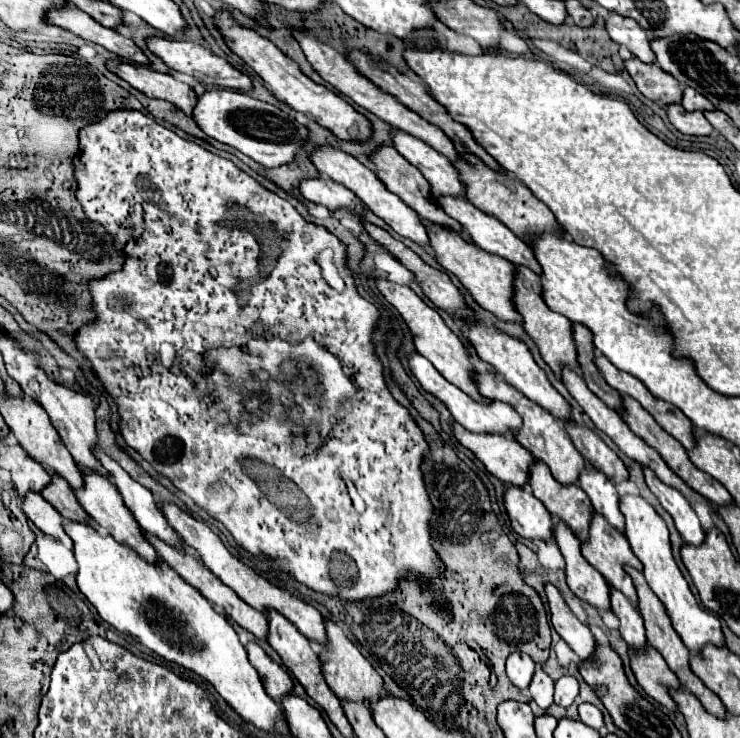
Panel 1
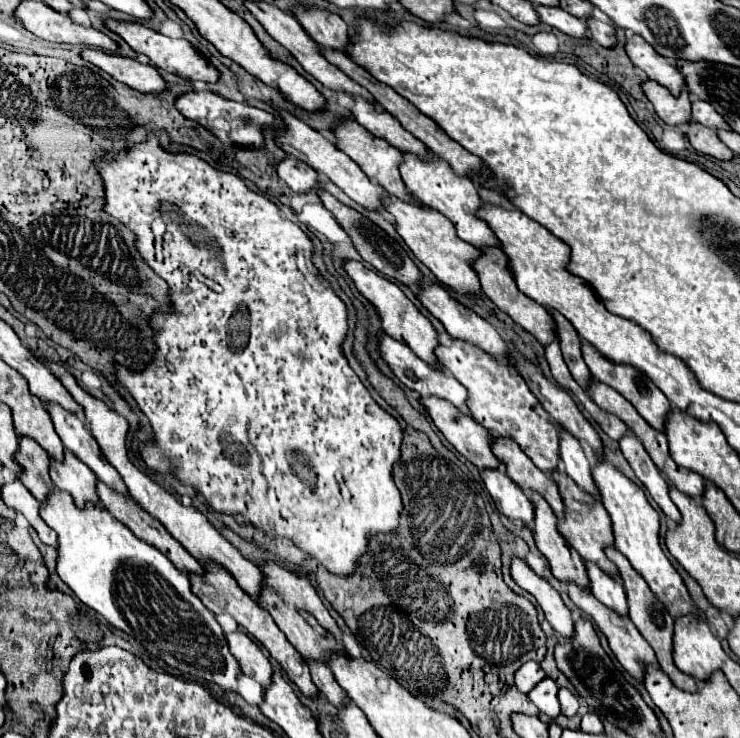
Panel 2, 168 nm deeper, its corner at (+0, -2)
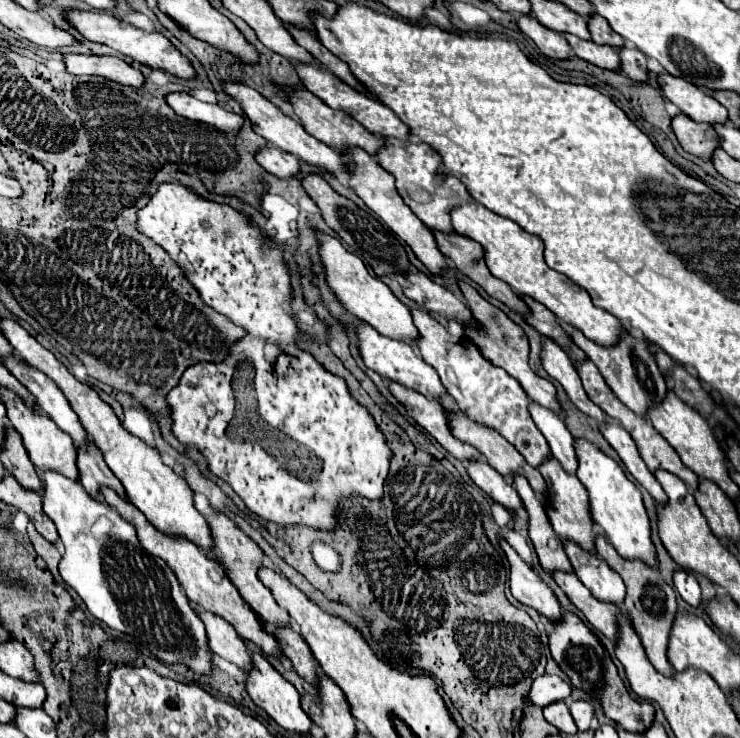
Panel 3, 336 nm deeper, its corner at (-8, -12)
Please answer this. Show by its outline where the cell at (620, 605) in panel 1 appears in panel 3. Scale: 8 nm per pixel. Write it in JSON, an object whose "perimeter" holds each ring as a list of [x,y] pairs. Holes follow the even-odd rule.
{"perimeter":[[[562,540],[564,550],[570,558],[570,564],[574,568],[574,574],[580,578],[582,584],[602,602],[622,604],[626,596],[626,586],[622,578],[596,554],[584,550],[576,542]]]}

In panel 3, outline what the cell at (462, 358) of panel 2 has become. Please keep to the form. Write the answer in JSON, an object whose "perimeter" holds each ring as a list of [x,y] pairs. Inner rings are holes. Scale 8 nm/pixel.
{"perimeter":[[[412,308],[414,326],[418,328],[418,336],[414,344],[420,350],[420,356],[426,364],[430,364],[444,384],[446,392],[460,404],[460,410],[470,416],[474,422],[488,424],[490,428],[498,430],[524,458],[530,466],[540,466],[546,458],[550,458],[550,448],[536,428],[530,412],[528,412],[528,396],[522,386],[508,376],[502,368],[490,364],[480,350],[464,336],[461,326],[451,320],[449,328],[438,324],[426,310]]]}

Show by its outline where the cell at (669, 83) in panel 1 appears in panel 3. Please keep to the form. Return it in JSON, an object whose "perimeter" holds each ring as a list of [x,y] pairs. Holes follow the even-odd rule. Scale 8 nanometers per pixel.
{"perimeter":[[[676,116],[672,120],[672,128],[674,134],[678,136],[680,146],[704,160],[710,160],[714,150],[720,148],[720,138],[716,134],[716,130],[708,124],[698,124],[694,120],[688,120],[688,116]]]}

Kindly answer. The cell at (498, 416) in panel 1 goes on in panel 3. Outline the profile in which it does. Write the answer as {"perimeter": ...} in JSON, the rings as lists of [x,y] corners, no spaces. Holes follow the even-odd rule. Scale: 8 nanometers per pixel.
{"perimeter":[[[360,322],[356,326],[358,336],[358,352],[366,364],[366,368],[378,372],[384,380],[394,380],[400,382],[406,388],[412,388],[420,394],[424,394],[426,398],[440,398],[446,394],[446,388],[442,386],[440,378],[436,376],[436,370],[432,370],[420,356],[418,350],[410,344],[410,342],[402,342],[402,340],[394,340],[388,336],[382,336],[378,330],[374,330],[370,324]]]}

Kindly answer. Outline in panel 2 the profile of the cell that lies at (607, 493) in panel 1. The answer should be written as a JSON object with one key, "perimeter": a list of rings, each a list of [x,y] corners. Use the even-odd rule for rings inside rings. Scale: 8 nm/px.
{"perimeter":[[[560,430],[560,458],[564,462],[564,472],[568,472],[568,476],[580,486],[580,490],[590,492],[600,502],[600,494],[592,478],[592,466],[586,460],[580,442],[564,430]]]}

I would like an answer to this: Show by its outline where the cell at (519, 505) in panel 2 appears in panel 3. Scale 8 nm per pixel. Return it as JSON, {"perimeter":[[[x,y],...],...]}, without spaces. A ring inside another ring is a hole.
{"perimeter":[[[470,460],[466,464],[466,472],[470,480],[478,488],[482,488],[494,502],[500,502],[510,510],[516,510],[522,506],[516,490],[496,470],[492,470],[486,460]]]}

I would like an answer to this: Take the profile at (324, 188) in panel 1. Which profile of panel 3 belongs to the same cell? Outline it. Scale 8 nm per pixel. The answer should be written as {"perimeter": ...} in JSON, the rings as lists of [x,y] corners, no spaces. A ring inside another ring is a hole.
{"perimeter":[[[268,146],[268,148],[262,148],[256,152],[256,162],[270,174],[278,176],[278,178],[290,178],[290,176],[298,176],[300,172],[300,166],[298,166],[298,158],[280,150],[280,148],[274,148],[274,146]]]}

